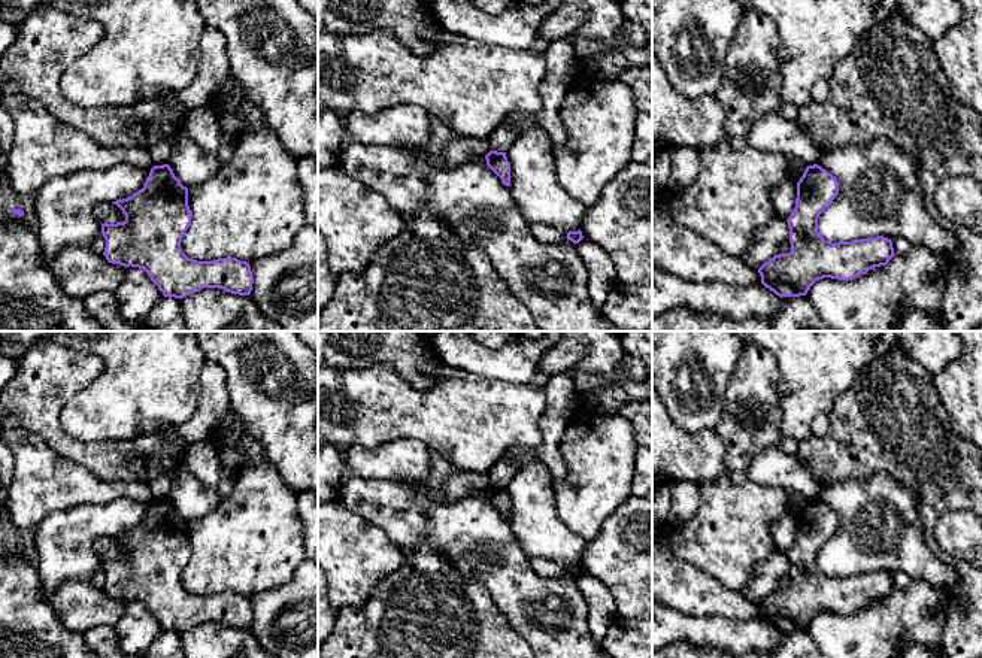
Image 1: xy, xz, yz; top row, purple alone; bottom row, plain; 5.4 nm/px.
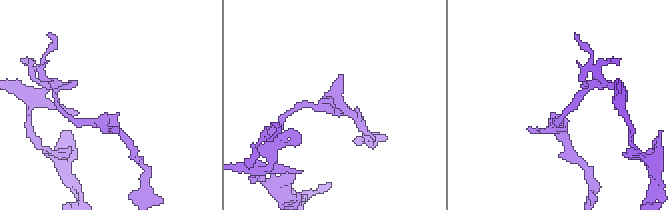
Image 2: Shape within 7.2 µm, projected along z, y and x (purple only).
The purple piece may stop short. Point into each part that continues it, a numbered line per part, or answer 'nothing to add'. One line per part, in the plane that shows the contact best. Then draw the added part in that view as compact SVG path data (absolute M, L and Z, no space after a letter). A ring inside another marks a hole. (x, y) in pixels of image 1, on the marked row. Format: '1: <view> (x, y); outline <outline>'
nothing to add

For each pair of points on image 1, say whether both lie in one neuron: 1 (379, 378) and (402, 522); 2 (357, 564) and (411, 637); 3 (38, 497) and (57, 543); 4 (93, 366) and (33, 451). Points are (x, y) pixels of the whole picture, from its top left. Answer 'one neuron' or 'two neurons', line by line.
1: two neurons
2: two neurons
3: two neurons
4: two neurons

